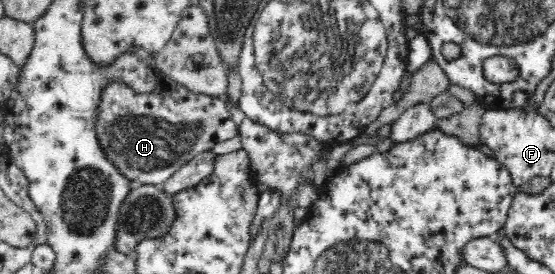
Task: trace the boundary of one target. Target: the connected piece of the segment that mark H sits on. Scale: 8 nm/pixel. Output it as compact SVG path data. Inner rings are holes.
M165 76L160 77L157 87L148 94L133 94L131 90L127 90L127 86L119 82L110 83L104 89L99 106L99 140L105 145L109 159L113 159L117 167L125 172L125 176L134 179L138 185L163 185L193 157L213 150L217 143L229 142L238 135L239 126L233 122L228 100L223 101L219 96L189 91L185 86Z

